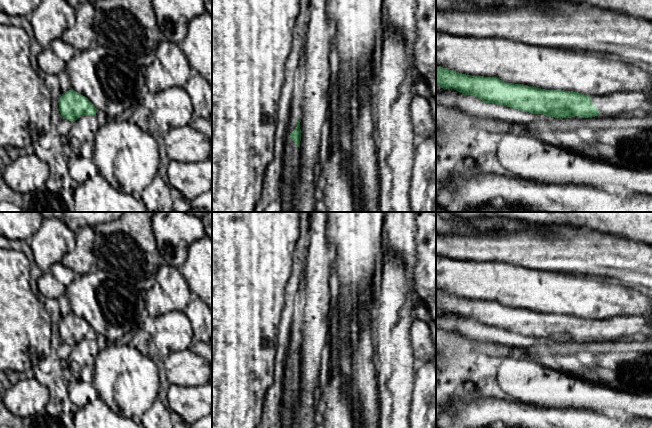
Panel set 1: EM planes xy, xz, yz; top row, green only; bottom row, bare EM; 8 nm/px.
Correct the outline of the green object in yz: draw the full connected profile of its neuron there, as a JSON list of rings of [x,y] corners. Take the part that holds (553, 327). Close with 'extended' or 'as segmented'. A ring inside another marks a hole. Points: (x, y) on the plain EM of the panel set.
[[[436,291],[436,310],[441,310],[444,314],[454,313],[463,319],[473,319],[484,327],[495,327],[523,336],[544,338],[555,342],[579,340],[613,343],[619,338],[635,334],[652,335],[652,320],[649,321],[643,316],[614,316],[602,320],[584,319],[573,315],[545,314],[523,308],[507,307],[497,301],[470,300],[443,291]]]; extended

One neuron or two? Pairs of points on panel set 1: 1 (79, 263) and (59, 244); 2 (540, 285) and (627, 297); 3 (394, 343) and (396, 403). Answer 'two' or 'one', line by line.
1: two
2: one
3: one

